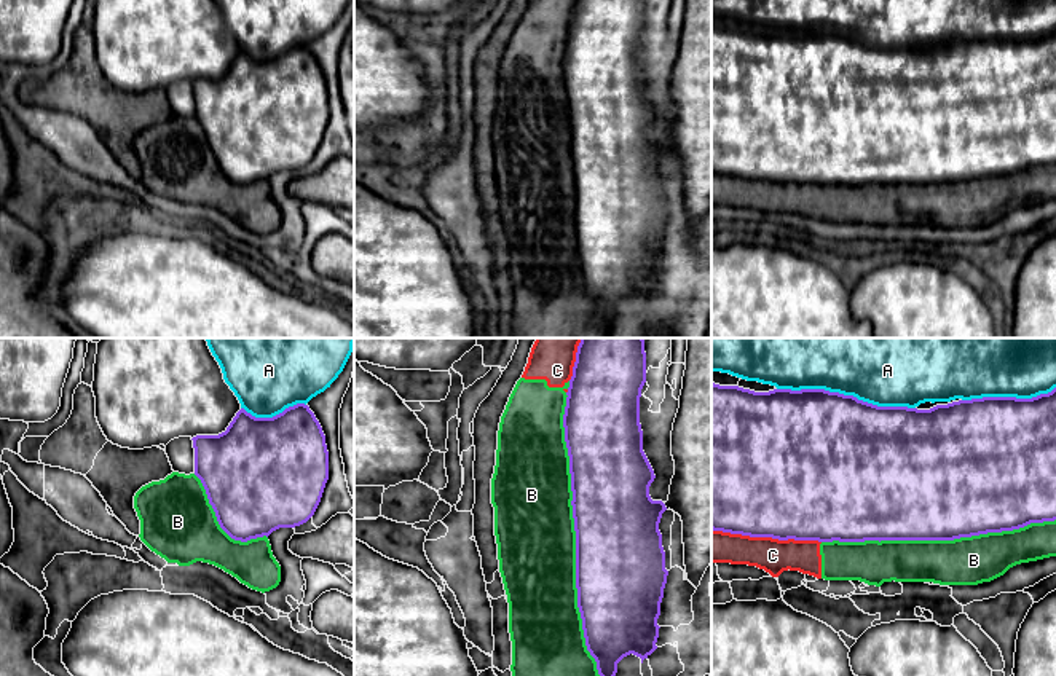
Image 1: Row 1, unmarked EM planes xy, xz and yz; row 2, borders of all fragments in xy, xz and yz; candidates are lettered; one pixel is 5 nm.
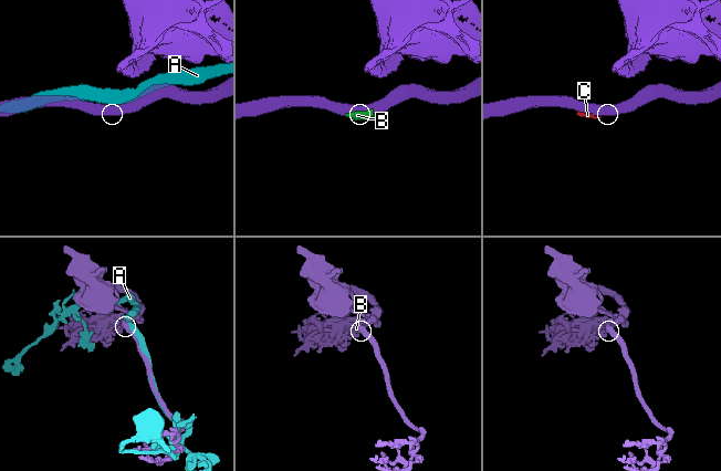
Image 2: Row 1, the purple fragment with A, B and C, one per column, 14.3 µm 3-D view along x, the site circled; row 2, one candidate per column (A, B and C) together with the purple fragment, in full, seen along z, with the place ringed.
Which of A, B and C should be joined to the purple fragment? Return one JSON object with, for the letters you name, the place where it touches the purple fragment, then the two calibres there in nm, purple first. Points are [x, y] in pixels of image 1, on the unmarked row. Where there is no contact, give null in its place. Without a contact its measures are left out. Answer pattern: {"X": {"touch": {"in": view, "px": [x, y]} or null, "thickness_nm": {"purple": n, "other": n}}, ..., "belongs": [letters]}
{"belongs": []}

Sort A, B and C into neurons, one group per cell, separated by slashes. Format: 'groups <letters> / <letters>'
groups A / B C

